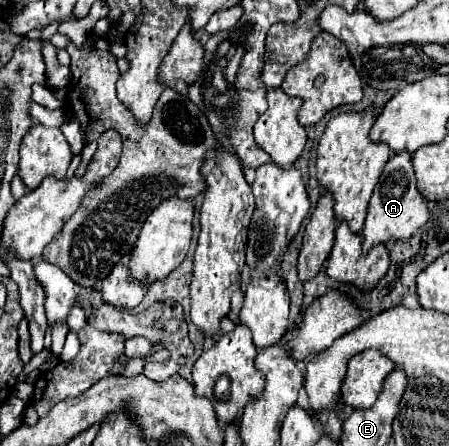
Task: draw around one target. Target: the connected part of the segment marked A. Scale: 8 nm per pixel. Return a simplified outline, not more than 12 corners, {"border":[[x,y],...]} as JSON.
{"border":[[395,154],[373,190],[365,254],[429,220],[411,154]]}

